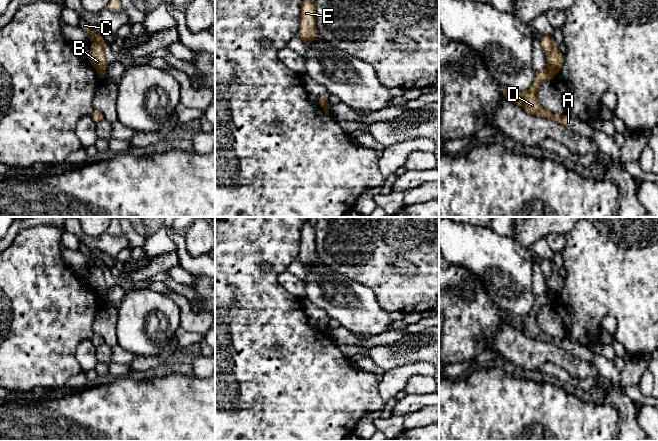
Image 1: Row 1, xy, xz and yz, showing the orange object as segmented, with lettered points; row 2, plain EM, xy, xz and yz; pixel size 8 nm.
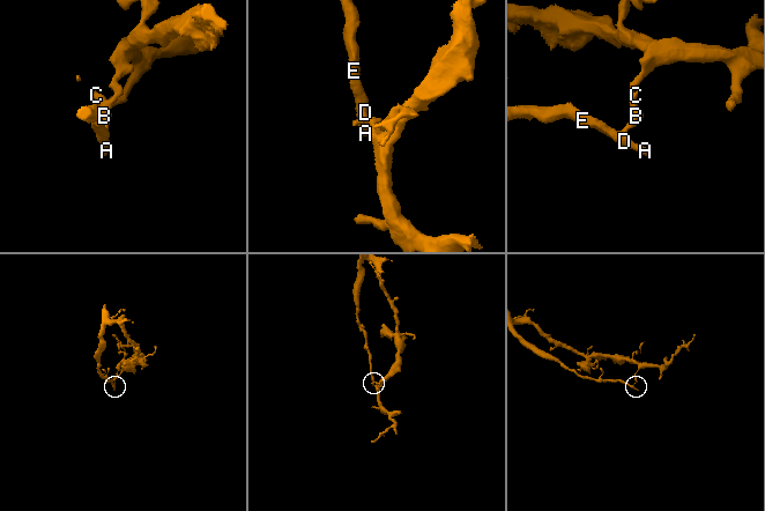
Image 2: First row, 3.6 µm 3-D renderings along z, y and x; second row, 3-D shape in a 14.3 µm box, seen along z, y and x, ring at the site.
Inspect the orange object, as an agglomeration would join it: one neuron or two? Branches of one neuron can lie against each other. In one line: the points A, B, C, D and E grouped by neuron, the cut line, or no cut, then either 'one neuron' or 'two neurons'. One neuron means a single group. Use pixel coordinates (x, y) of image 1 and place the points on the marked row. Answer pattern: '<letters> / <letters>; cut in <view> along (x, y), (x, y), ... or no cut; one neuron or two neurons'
A D E / B C; cut in xy along (97, 69), (103, 71); two neurons

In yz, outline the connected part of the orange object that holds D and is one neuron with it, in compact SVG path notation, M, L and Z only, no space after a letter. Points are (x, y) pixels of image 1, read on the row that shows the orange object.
M545 68L537 73L534 82L527 91L519 92L507 86L500 86L505 99L510 99L516 104L521 105L521 108L530 115L551 119L567 128L572 128L574 120L568 115L553 114L545 110L537 98L538 87L544 82L554 80L554 77L555 73L549 68Z

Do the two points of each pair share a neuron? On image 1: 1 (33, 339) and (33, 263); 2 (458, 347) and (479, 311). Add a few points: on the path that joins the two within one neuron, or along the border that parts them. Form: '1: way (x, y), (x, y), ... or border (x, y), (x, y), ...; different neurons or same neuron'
1: way (32, 320), (32, 282); same neuron
2: way (463, 338), (471, 320); same neuron

